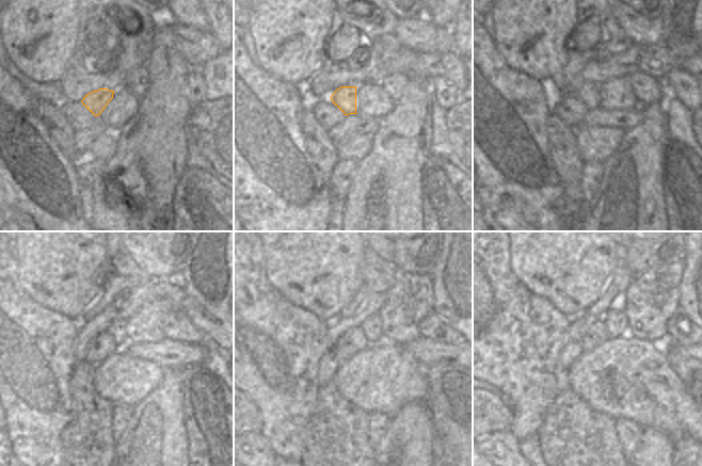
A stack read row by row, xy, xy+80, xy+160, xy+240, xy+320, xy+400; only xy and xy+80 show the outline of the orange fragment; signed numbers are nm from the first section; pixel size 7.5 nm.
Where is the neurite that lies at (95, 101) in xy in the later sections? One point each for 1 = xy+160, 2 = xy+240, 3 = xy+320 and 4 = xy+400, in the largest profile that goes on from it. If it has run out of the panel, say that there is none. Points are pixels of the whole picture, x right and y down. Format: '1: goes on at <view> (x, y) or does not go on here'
1: goes on at xy+160 (589, 94)
2: goes on at xy+240 (117, 330)
3: goes on at xy+320 (371, 326)
4: goes on at xy+400 (616, 321)

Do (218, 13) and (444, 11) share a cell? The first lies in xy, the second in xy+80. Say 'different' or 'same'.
different

